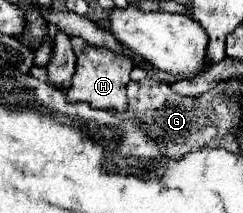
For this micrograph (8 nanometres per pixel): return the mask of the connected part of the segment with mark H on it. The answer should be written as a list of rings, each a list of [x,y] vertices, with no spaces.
[[[71,38],[73,50],[77,54],[77,70],[73,74],[73,86],[67,92],[69,102],[87,102],[93,108],[101,110],[127,110],[127,84],[129,84],[129,72],[133,68],[133,58],[127,54],[115,54],[105,46],[91,46],[83,42],[81,38]]]

